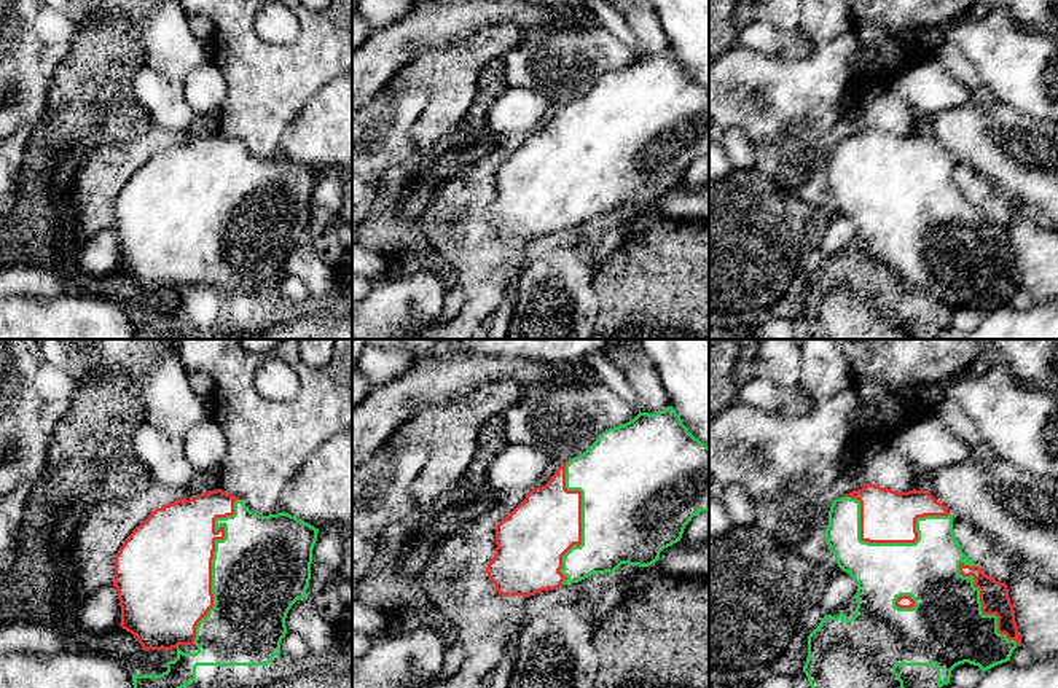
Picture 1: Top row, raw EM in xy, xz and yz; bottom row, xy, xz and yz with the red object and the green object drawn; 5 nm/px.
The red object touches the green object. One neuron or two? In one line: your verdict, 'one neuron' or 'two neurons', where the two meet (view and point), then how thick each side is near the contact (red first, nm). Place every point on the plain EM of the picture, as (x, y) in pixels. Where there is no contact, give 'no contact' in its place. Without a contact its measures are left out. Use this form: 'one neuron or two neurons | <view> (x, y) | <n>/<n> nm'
one neuron | xy (212, 201) | 480/480 nm

